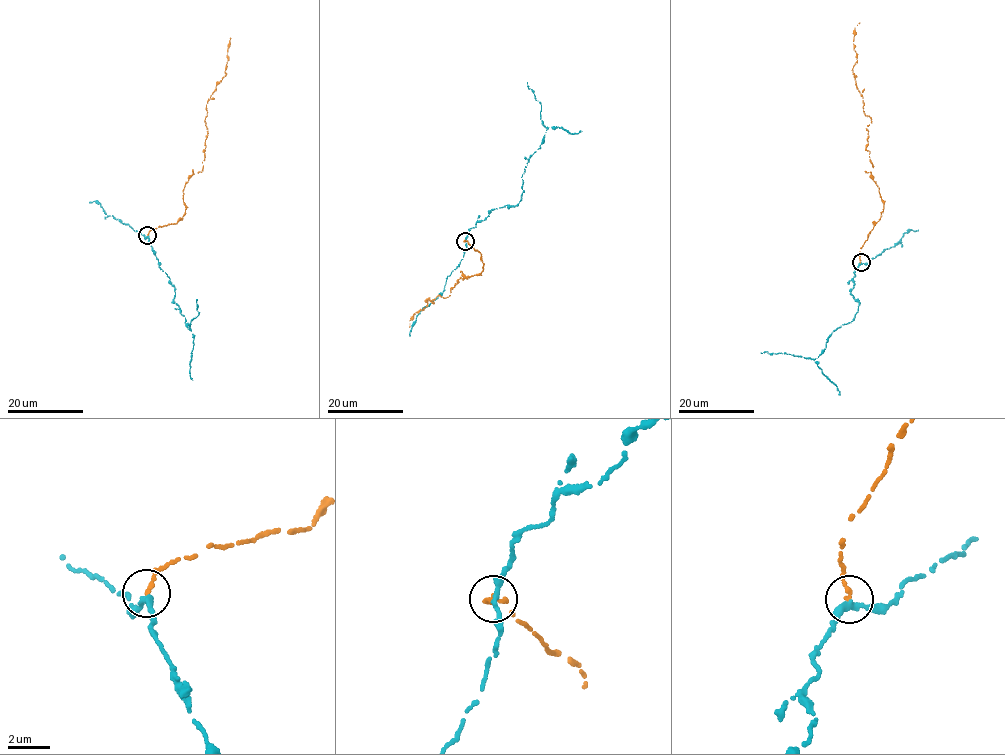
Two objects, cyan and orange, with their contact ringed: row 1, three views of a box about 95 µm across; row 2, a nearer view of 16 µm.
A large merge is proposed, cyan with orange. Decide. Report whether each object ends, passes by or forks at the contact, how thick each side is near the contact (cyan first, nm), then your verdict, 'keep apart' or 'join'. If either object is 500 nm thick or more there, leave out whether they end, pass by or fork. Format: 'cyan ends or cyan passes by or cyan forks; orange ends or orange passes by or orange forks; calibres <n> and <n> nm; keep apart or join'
cyan passes by; orange ends; calibres 260 and 220 nm; join

